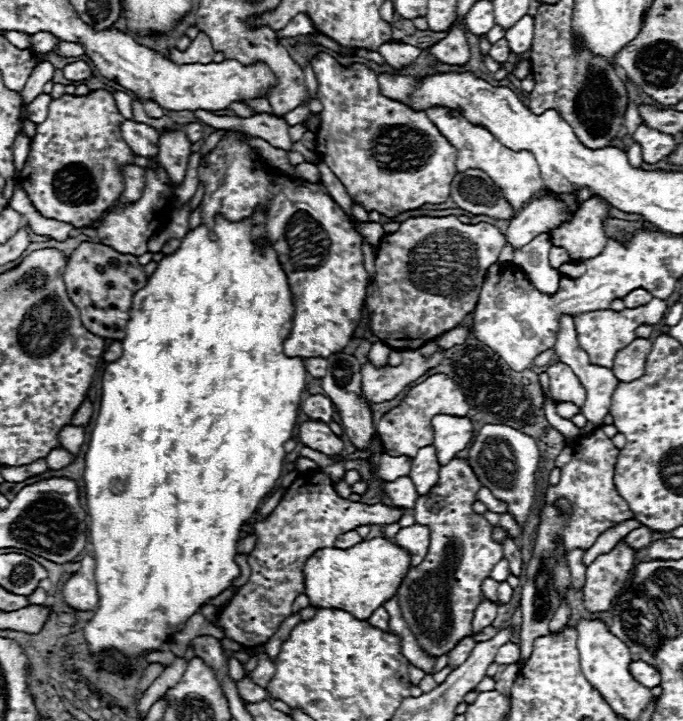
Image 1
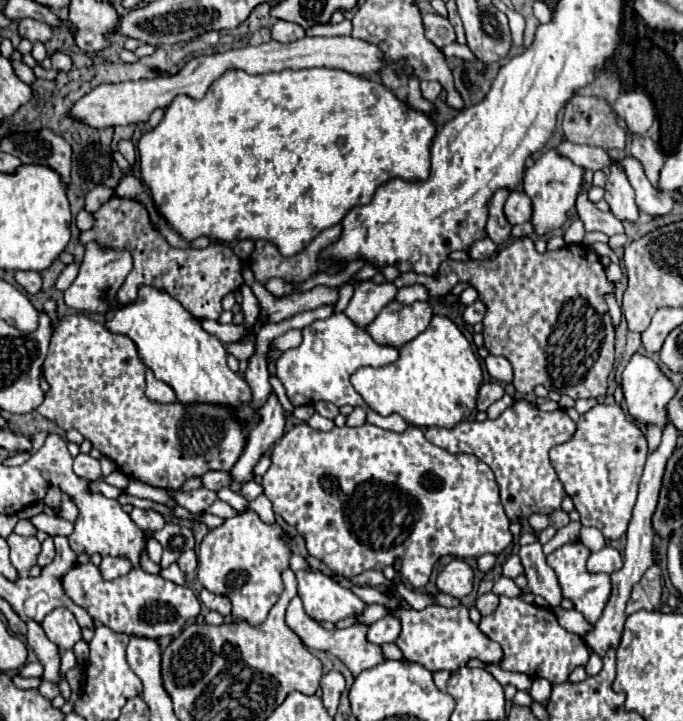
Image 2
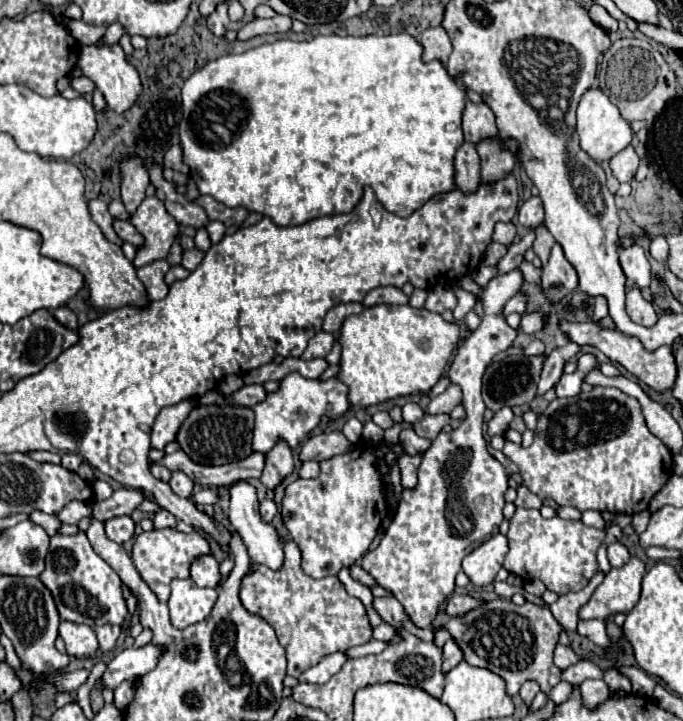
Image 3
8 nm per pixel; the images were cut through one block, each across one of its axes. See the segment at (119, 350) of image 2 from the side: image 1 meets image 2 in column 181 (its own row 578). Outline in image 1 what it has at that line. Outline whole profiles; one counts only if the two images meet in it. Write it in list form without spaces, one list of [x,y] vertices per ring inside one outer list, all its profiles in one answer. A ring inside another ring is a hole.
[[[452,458],[440,468],[436,486],[412,508],[416,522],[430,530],[430,546],[426,558],[406,572],[398,586],[398,602],[420,646],[432,656],[450,652],[460,638],[472,634],[474,612],[484,600],[480,586],[502,560],[502,546],[492,540],[492,526],[472,510],[480,488],[470,464],[464,458]]]

